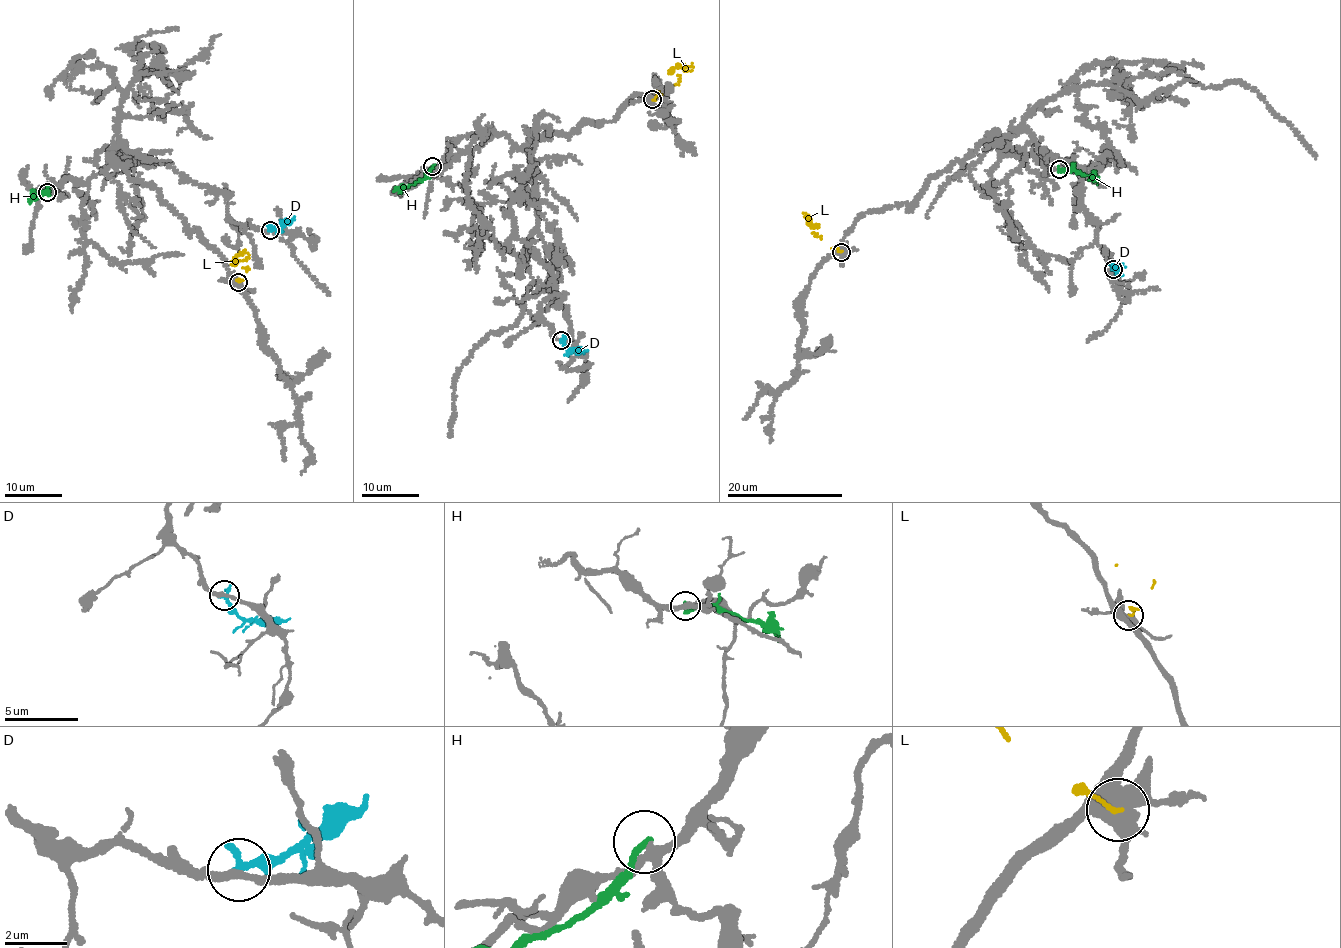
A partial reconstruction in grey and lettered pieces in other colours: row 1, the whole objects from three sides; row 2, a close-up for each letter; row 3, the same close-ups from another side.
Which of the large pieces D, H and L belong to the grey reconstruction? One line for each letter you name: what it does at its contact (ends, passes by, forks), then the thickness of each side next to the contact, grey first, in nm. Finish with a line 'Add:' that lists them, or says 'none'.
Add: none

